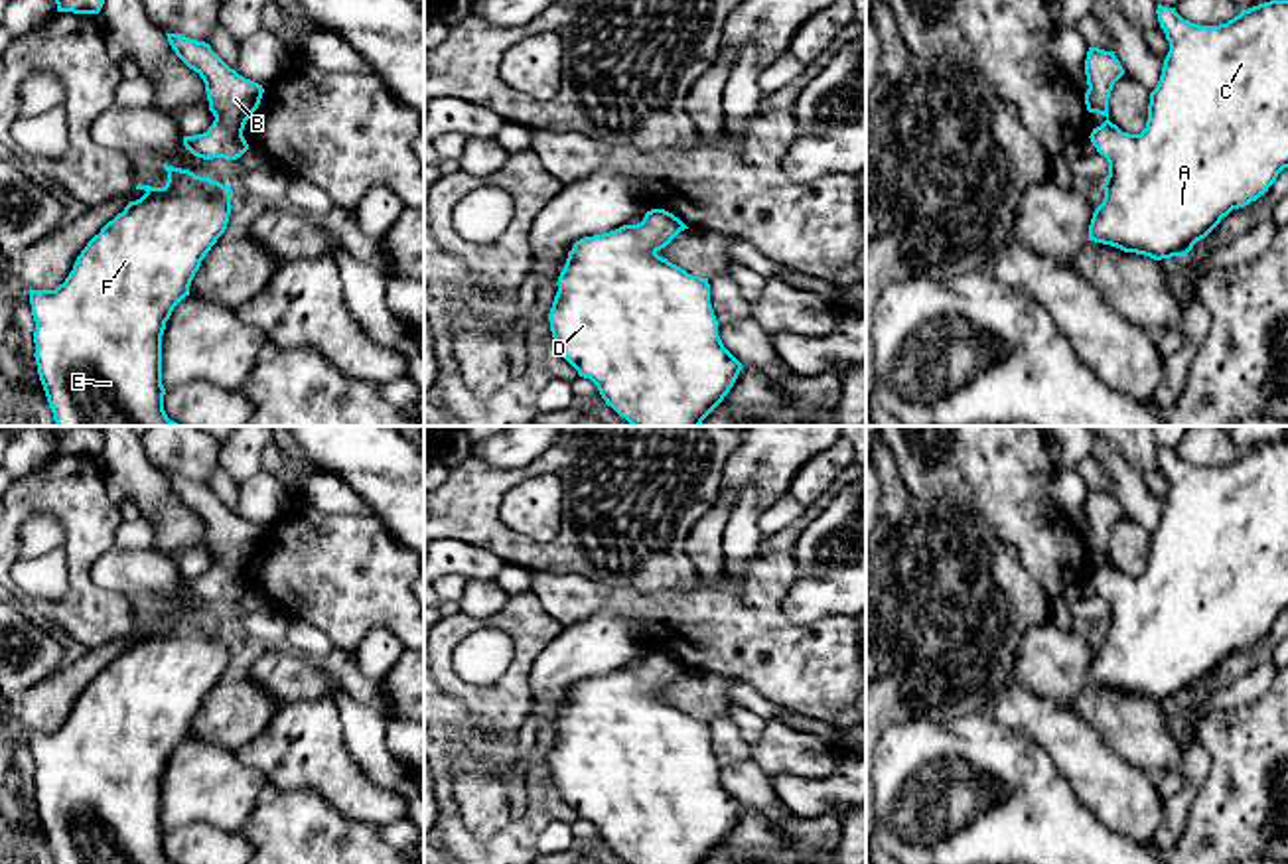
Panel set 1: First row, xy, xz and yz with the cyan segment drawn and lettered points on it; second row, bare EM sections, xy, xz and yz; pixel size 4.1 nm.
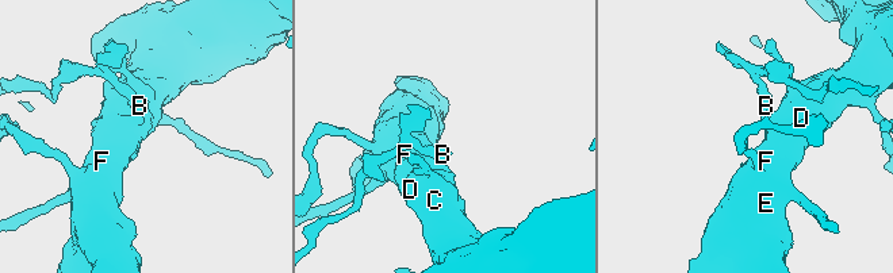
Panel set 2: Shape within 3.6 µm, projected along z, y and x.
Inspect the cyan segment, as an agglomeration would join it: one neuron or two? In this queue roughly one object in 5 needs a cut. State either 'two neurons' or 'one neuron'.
one neuron

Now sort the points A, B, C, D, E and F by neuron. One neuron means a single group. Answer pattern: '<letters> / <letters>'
A B C D E F

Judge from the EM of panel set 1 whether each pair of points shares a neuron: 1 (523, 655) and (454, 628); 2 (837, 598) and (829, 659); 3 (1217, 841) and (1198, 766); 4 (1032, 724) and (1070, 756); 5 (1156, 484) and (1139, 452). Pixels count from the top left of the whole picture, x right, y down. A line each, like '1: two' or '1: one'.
1: one
2: two
3: two
4: one
5: one

